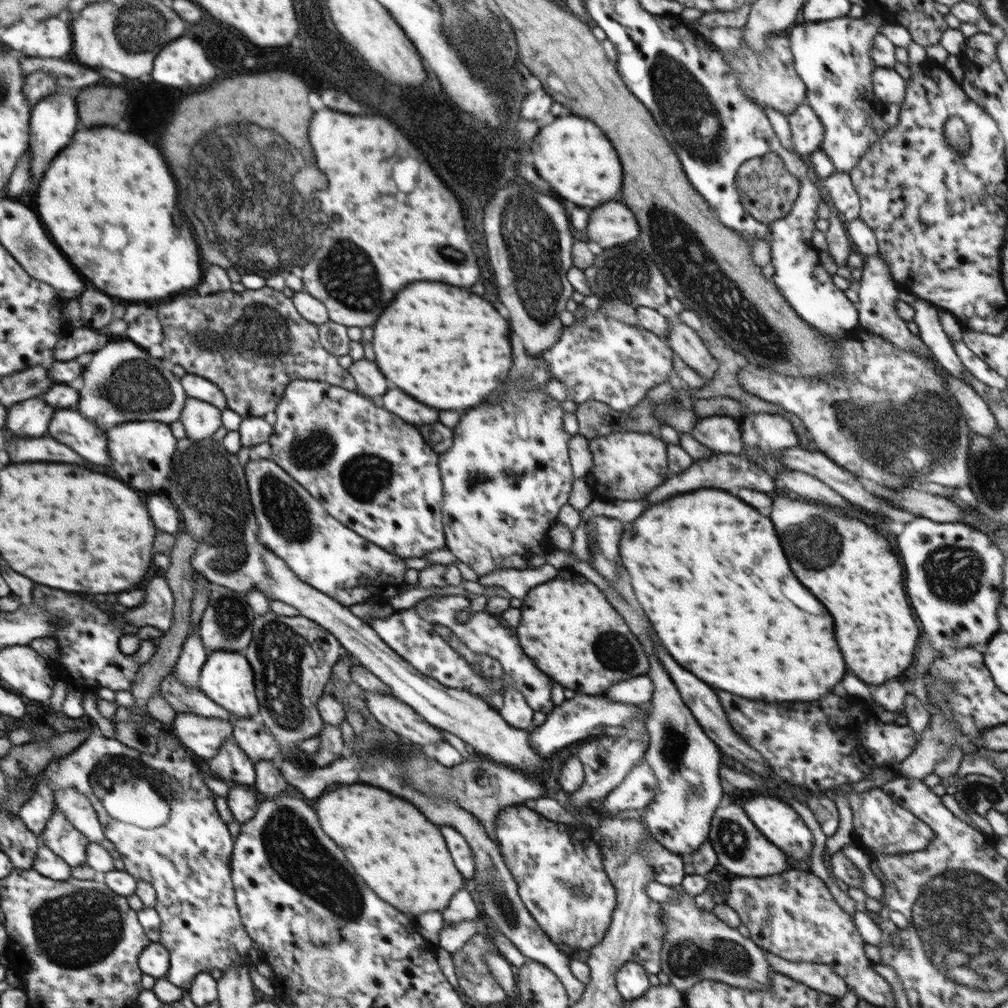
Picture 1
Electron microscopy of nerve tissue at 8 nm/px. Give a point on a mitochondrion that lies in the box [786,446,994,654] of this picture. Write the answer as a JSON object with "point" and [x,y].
{"point":[954,574]}

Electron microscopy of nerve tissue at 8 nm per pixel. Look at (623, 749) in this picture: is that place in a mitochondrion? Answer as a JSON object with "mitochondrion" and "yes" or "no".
{"mitochondrion":"no"}

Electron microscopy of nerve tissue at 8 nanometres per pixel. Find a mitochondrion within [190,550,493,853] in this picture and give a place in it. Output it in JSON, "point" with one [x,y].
{"point":[278,648]}

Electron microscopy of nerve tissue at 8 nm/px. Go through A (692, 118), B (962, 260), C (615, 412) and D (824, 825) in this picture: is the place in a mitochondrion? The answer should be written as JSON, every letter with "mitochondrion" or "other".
{"A":"mitochondrion","B":"other","C":"other","D":"other"}

